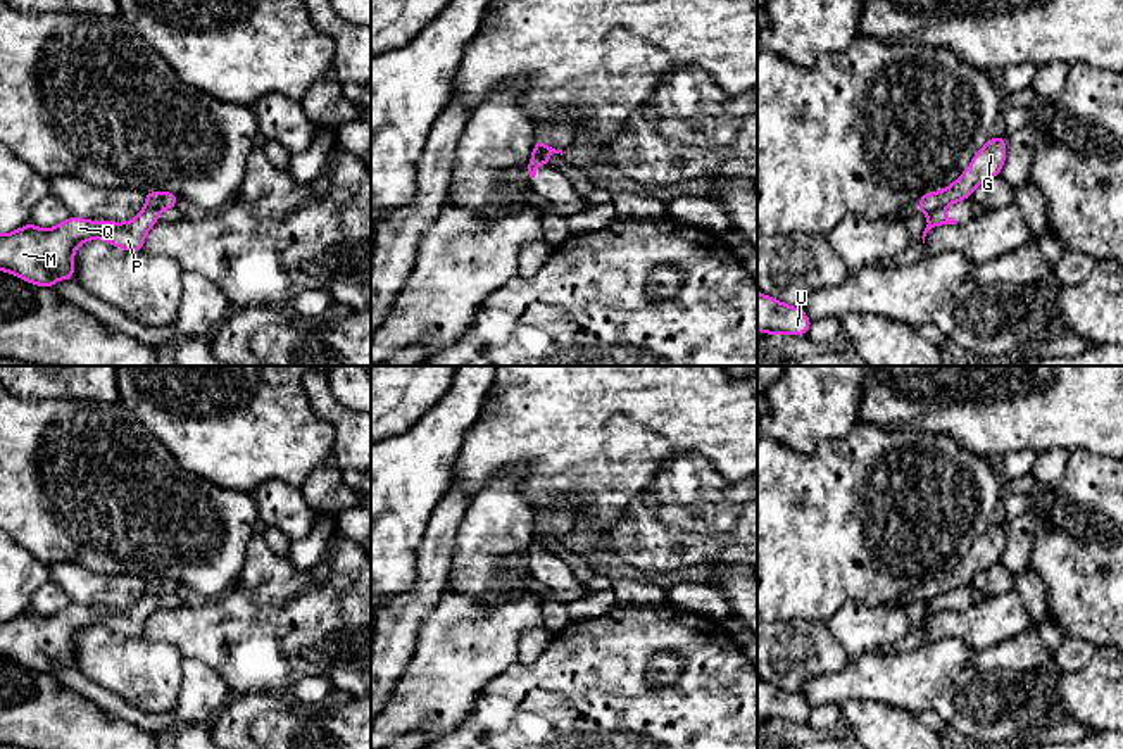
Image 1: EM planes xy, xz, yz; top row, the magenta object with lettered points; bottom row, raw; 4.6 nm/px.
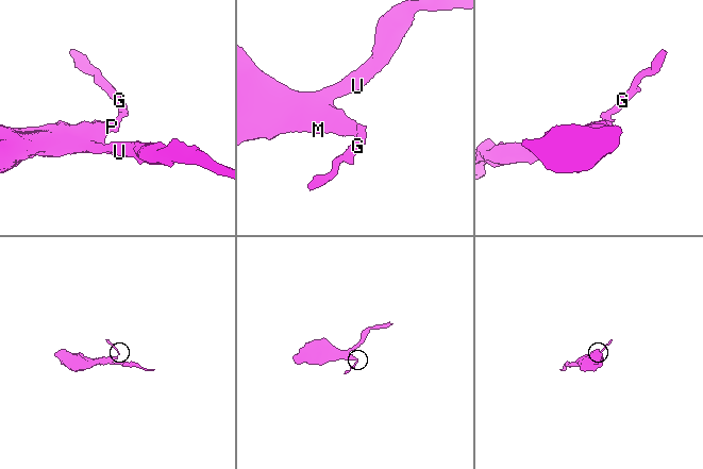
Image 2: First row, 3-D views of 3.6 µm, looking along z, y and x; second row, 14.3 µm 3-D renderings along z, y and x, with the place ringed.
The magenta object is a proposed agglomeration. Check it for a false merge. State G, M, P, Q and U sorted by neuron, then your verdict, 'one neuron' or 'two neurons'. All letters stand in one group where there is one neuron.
G / M P Q U; two neurons

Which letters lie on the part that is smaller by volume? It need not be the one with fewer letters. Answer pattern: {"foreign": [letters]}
{"foreign": ["G"]}

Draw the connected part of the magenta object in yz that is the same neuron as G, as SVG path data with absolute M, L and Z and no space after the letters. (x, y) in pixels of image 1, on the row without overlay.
M1006 523L988 525L987 530L973 542L968 556L947 575L925 580L916 595L932 601L937 595L966 587L973 576L1001 561L1006 547Z

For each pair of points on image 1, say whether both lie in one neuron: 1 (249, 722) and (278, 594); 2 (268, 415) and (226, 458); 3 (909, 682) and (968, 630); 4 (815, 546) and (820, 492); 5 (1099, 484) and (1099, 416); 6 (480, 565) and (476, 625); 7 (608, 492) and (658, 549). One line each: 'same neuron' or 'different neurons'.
1: different neurons
2: same neuron
3: different neurons
4: same neuron
5: different neurons
6: different neurons
7: different neurons

